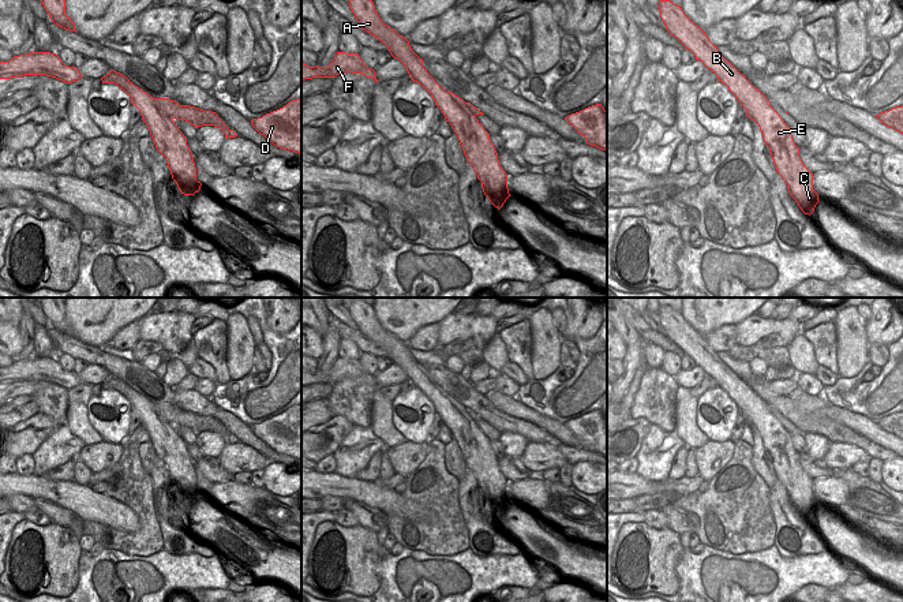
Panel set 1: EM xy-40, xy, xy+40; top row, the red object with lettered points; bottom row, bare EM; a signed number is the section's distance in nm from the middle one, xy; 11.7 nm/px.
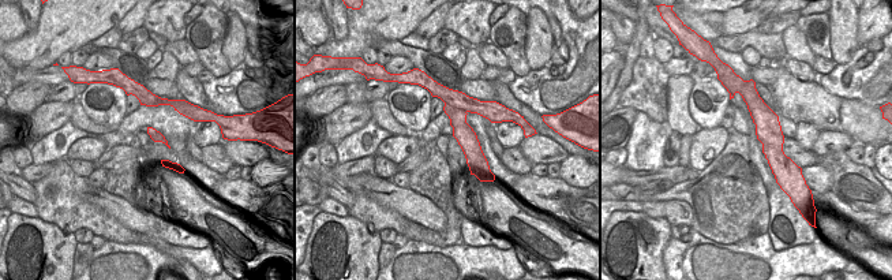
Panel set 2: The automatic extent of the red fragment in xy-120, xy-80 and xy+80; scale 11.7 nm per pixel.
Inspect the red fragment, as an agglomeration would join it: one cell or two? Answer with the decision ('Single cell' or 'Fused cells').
Fused cells

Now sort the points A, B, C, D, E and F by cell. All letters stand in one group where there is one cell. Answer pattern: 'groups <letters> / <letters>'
groups A B C E / D F

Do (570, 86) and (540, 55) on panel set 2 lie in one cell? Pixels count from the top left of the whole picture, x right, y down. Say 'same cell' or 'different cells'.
different cells

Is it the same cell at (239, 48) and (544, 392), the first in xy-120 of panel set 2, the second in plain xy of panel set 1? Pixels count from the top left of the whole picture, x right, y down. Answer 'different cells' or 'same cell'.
different cells

